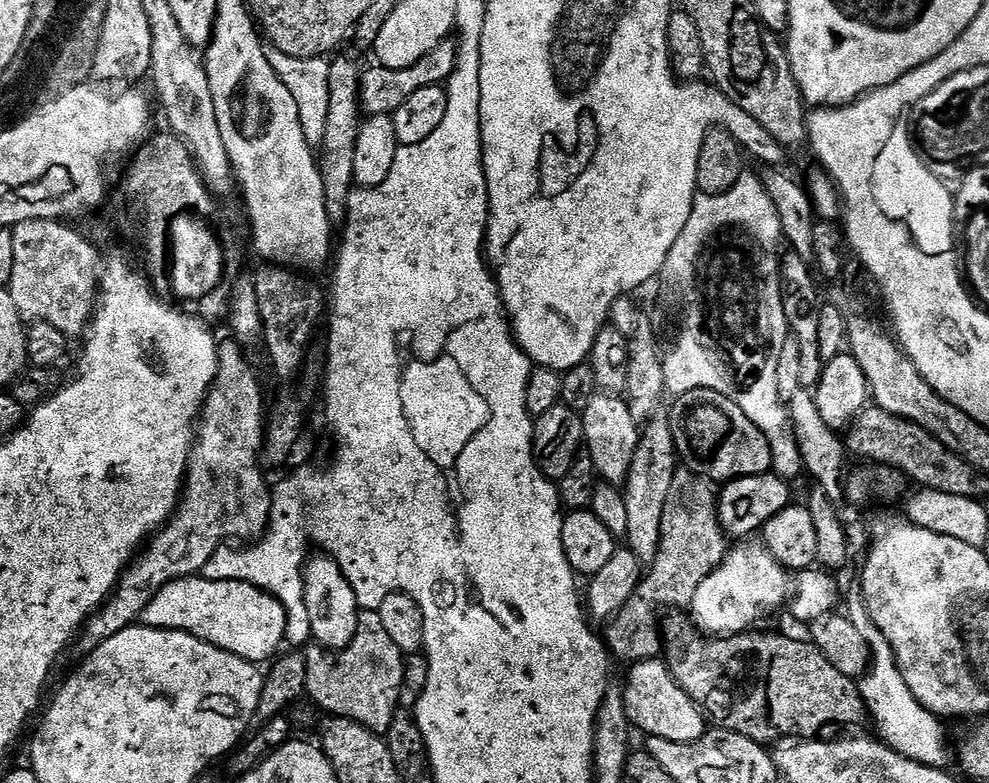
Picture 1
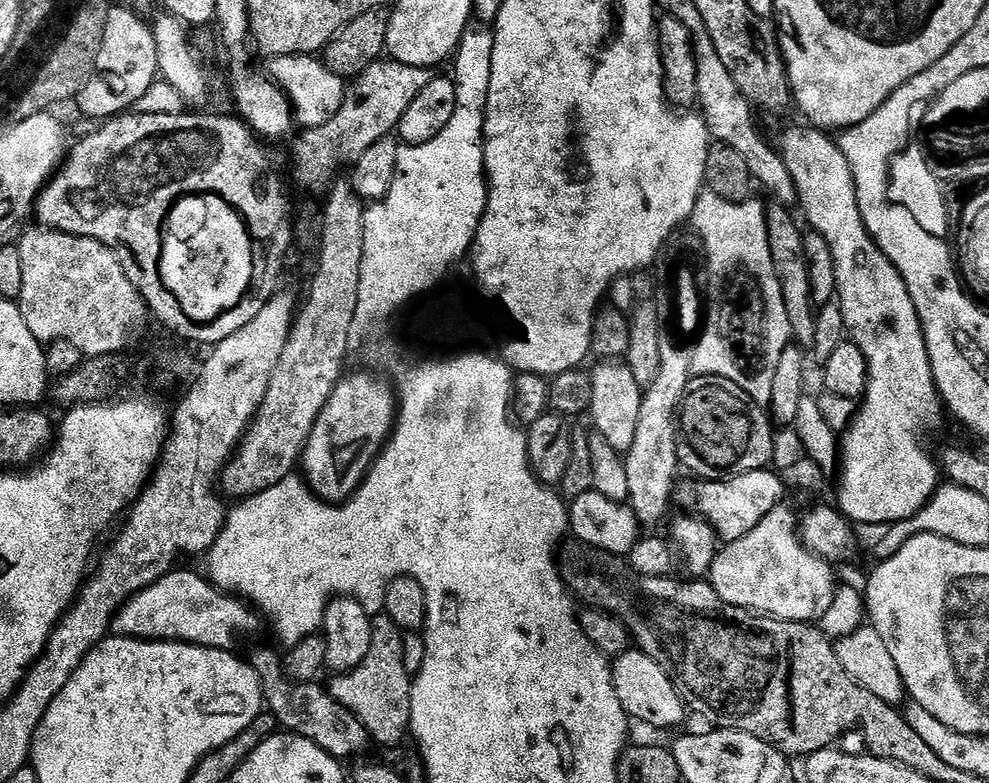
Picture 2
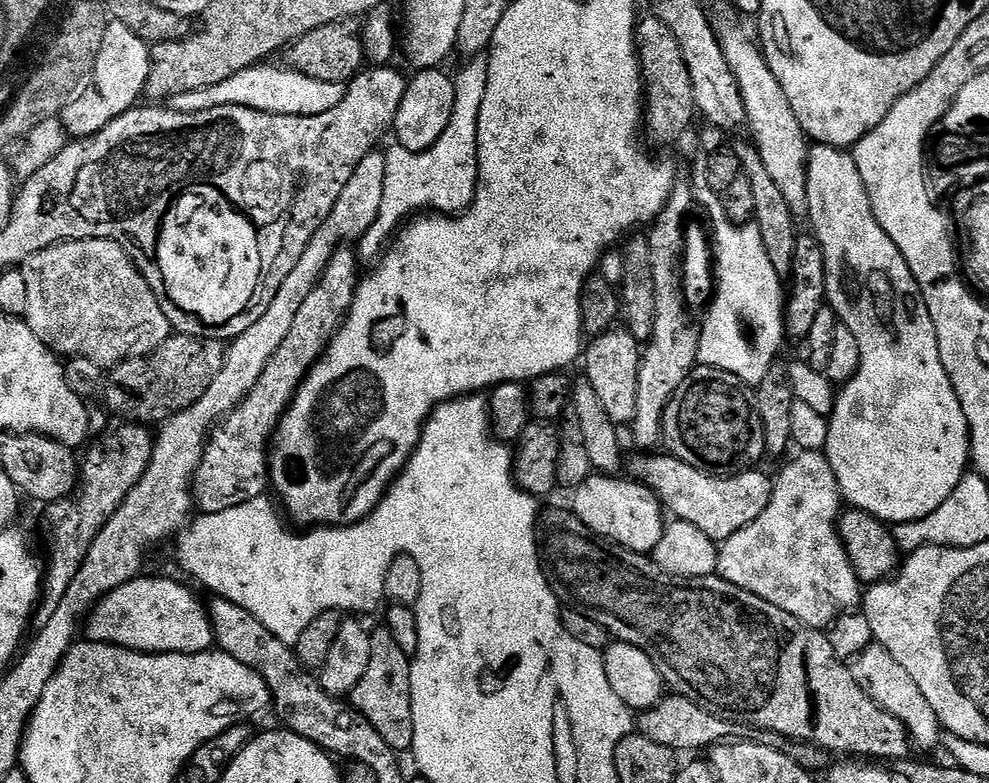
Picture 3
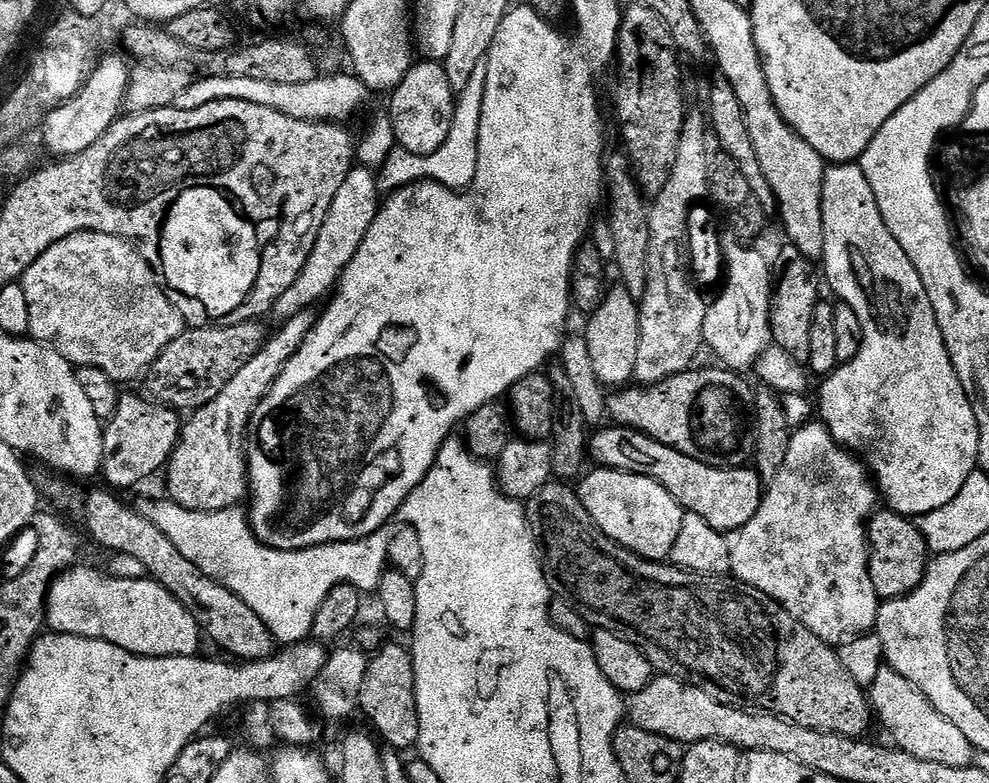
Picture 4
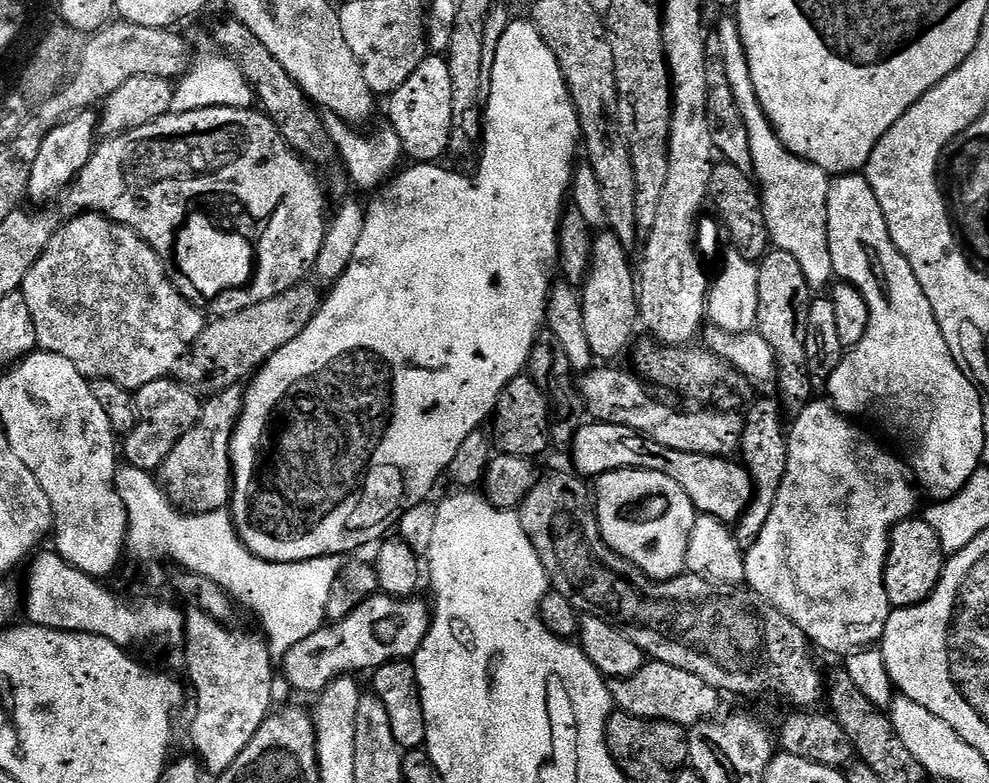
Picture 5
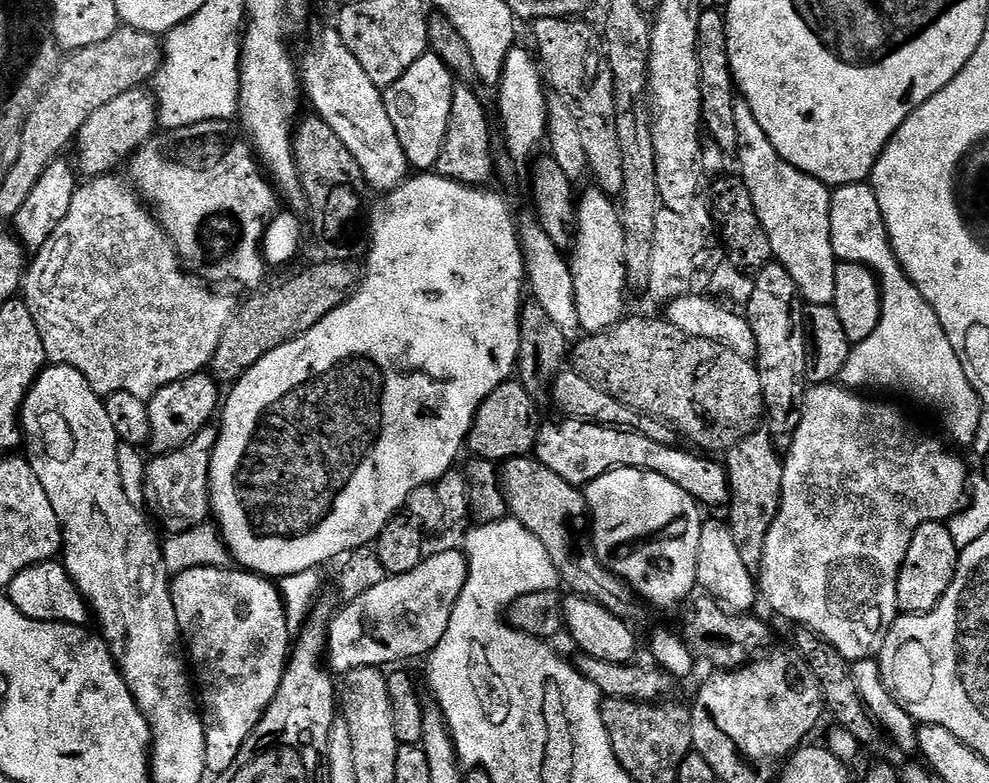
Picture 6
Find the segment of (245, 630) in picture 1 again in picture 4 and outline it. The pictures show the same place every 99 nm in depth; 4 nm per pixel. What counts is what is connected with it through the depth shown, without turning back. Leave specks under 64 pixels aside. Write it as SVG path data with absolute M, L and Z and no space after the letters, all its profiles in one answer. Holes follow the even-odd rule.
M73 566L67 572L63 572L48 592L48 623L47 627L54 632L65 632L66 634L74 634L82 638L94 638L102 642L110 642L114 646L122 646L122 650L126 650L135 656L195 656L201 651L200 636L202 640L202 629L200 623L192 617L192 612L186 610L186 606L182 606L182 602L178 602L178 598L174 598L174 594L170 594L170 590L166 590L162 585L151 578L143 578L144 580L123 580L120 576L107 576L104 572L99 572L96 568L80 568L81 566Z

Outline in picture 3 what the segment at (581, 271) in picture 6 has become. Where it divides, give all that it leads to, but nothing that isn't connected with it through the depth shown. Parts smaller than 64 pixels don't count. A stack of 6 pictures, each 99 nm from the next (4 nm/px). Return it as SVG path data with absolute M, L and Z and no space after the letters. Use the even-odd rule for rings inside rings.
M623 326L614 327L606 334L595 337L583 349L583 375L590 382L590 386L594 386L594 391L598 393L598 399L602 402L606 414L610 414L610 418L617 426L631 425L636 418L636 411L638 410L638 370L640 369L641 355L641 341L635 340L629 334L627 328Z

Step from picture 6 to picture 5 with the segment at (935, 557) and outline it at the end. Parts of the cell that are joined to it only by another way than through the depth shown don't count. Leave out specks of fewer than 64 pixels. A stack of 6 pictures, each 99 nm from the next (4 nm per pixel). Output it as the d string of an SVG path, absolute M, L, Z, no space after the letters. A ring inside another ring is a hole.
M923 518L904 520L896 526L888 543L888 557L884 567L886 598L892 603L893 609L921 604L938 586L945 563L946 553L942 542L934 532L934 527Z

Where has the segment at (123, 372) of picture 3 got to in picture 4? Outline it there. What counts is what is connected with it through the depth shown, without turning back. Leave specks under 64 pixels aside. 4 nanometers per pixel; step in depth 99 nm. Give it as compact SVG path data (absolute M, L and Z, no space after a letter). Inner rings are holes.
M247 320L238 326L214 326L213 328L188 328L152 363L146 373L147 395L158 404L177 410L195 410L206 406L258 354L266 339L260 320Z

